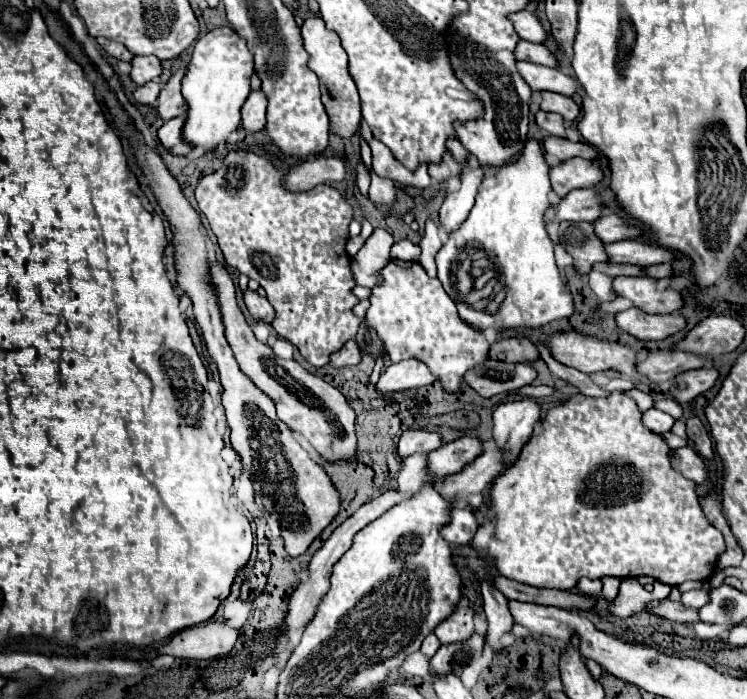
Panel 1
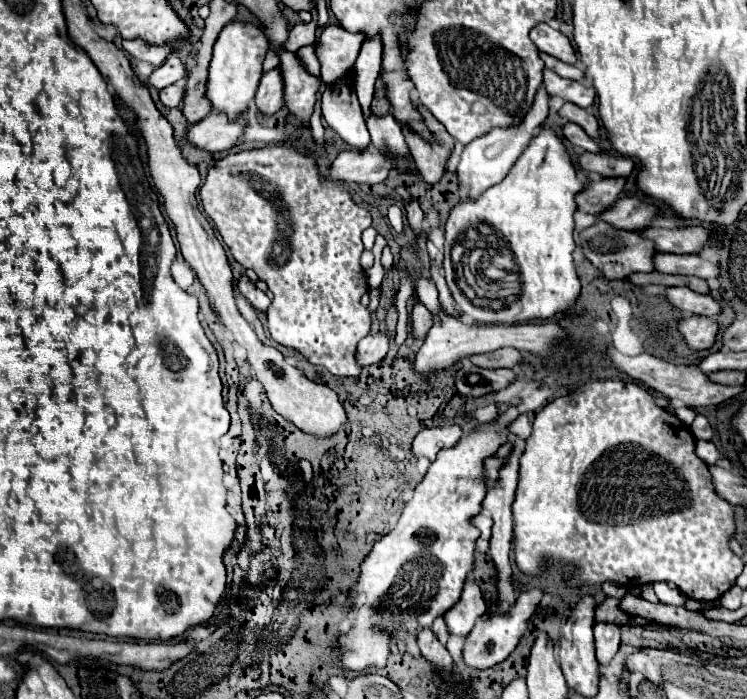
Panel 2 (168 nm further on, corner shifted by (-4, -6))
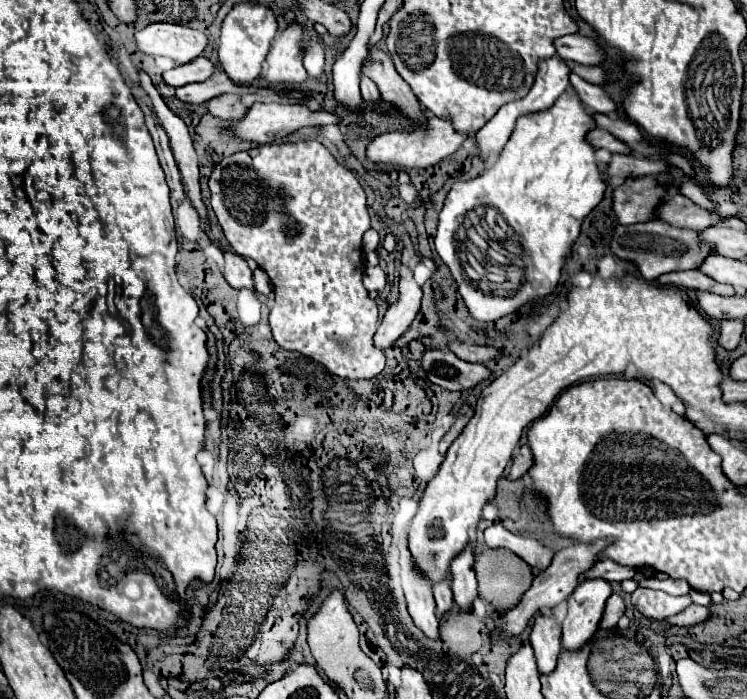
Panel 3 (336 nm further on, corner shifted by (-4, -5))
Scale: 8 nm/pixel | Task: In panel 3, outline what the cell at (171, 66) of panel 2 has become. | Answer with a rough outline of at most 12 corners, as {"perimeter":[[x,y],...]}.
{"perimeter":[[195,59],[171,71],[163,79],[171,87],[207,81],[215,63]]}

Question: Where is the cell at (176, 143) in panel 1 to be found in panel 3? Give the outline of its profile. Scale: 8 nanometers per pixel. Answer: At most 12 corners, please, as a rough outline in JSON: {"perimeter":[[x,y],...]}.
{"perimeter":[[255,103],[233,123],[237,137],[273,143],[339,117],[305,103]]}

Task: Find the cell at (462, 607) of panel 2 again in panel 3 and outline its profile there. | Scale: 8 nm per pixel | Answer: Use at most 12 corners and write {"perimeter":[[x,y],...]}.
{"perimeter":[[473,545],[451,561],[455,603],[469,609],[477,597]]}

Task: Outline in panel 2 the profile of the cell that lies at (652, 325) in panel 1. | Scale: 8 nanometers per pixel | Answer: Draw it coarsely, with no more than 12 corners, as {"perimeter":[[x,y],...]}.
{"perimeter":[[705,316],[679,320],[679,334],[693,350],[709,348],[717,322]]}

